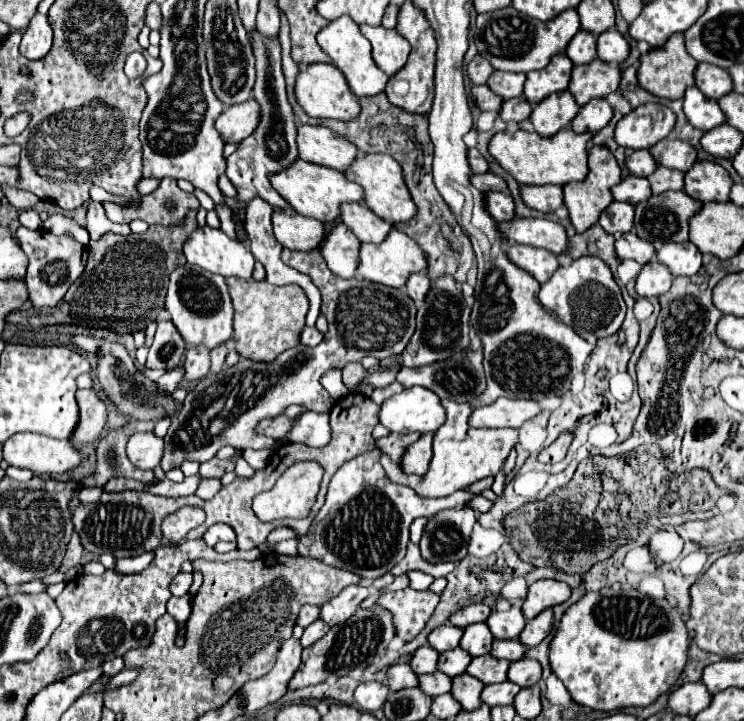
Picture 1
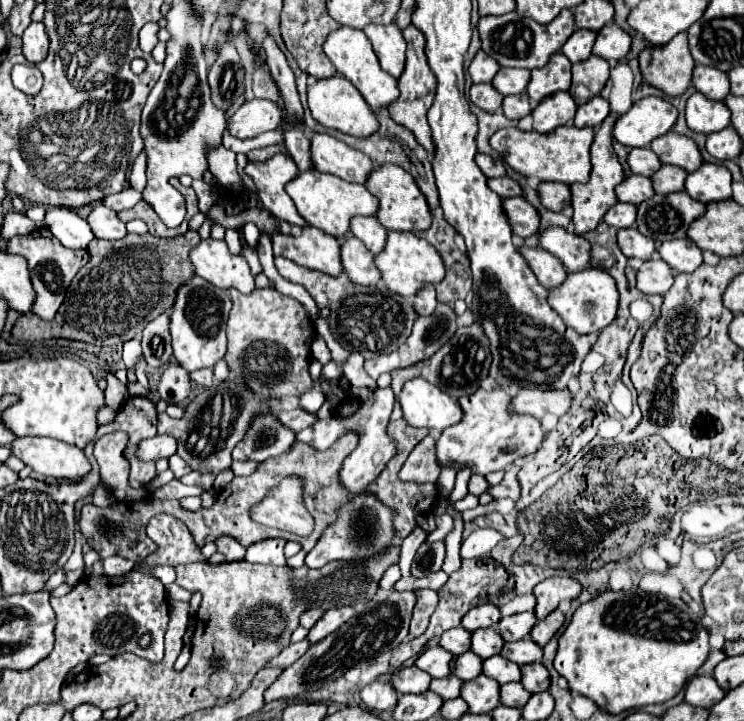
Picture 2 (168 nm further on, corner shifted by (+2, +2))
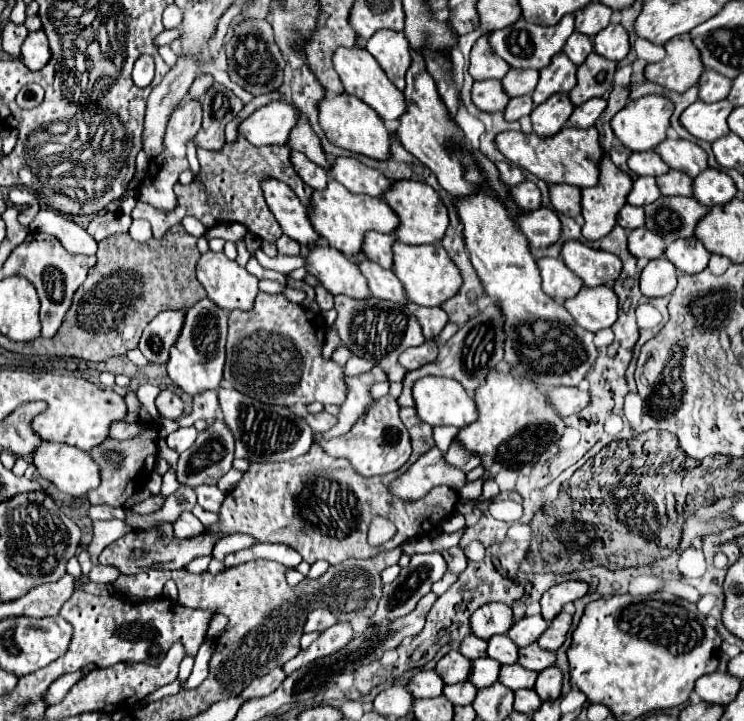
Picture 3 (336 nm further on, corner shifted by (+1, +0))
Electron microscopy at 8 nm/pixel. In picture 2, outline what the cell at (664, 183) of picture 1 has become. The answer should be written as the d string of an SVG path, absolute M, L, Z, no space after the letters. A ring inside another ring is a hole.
M662 166L654 176L654 190L656 194L670 194L670 192L682 192L684 190L684 180L686 172L678 166Z

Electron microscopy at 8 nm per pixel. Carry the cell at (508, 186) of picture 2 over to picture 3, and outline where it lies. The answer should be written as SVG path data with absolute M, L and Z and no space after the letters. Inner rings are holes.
M525 180L523 184L519 184L519 186L513 186L513 188L509 188L511 192L511 200L521 208L521 210L535 210L535 208L539 208L541 206L541 192L539 192L539 188L533 184L533 182L529 182L529 180Z

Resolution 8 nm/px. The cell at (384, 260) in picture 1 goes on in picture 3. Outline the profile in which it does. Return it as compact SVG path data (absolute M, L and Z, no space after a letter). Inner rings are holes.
M395 240L393 272L401 280L409 302L419 304L419 306L441 306L441 302L451 298L451 294L455 294L463 282L459 276L459 270L455 268L449 254L445 252L445 248L439 242L411 246L411 244L403 244L403 242Z

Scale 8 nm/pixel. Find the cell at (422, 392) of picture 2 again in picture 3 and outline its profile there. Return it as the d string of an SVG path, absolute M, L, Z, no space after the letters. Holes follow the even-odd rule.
M425 376L415 380L413 384L413 400L415 400L415 410L417 416L431 424L431 426L455 426L455 428L463 428L469 426L471 422L477 420L477 410L475 410L475 402L473 396L469 396L465 392L463 386L459 386L459 382L449 380L449 378L437 378L437 376Z

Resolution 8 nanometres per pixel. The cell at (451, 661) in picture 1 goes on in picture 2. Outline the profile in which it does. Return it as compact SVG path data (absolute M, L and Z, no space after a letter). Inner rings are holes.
M472 650L470 652L464 652L462 656L456 658L456 666L454 666L454 674L468 682L468 680L474 680L482 674L482 658L476 656Z

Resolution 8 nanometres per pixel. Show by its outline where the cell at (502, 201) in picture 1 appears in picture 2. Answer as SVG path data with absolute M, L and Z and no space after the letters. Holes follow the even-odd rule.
M522 196L506 198L502 206L504 206L504 212L510 220L510 226L512 226L514 234L518 234L522 238L528 238L528 236L538 232L540 214L526 198L522 198Z

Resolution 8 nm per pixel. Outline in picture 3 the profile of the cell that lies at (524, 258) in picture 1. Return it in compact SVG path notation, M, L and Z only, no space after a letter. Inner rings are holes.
M543 256L537 260L537 266L543 278L543 290L561 304L567 298L573 298L583 286L583 282L563 264L561 258Z

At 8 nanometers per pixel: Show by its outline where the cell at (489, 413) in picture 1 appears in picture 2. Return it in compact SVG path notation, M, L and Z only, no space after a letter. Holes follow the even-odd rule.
M568 388L564 390L520 390L512 398L512 412L518 414L532 414L536 418L542 418L546 414L562 416L570 410L572 394Z

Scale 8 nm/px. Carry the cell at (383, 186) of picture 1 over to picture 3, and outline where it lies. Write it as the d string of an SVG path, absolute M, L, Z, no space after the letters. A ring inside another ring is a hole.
M415 180L393 182L387 194L383 194L383 200L393 208L393 212L399 218L399 226L393 230L395 240L403 244L433 244L443 238L445 228L449 224L447 208L443 206L439 194L429 184Z

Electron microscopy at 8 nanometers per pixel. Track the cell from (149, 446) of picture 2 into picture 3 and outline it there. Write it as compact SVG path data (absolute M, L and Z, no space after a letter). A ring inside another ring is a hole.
M189 426L189 428L179 428L179 430L175 430L175 432L171 432L171 434L167 436L167 446L173 448L173 450L177 450L177 452L181 454L183 450L187 450L187 448L193 446L195 438L197 438L197 430L195 430L193 426Z

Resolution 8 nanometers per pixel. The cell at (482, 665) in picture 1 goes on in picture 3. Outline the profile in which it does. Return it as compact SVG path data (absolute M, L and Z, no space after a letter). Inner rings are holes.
M505 664L505 666L501 666L501 672L499 672L499 682L511 690L533 688L535 678L537 678L537 672L525 670L519 664Z

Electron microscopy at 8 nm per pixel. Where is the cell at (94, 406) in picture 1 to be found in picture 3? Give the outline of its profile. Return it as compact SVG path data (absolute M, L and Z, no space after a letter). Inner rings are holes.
M123 420L119 422L111 422L111 438L117 438L117 440L127 440L127 438L133 438L137 432L139 432L139 424L127 424Z

